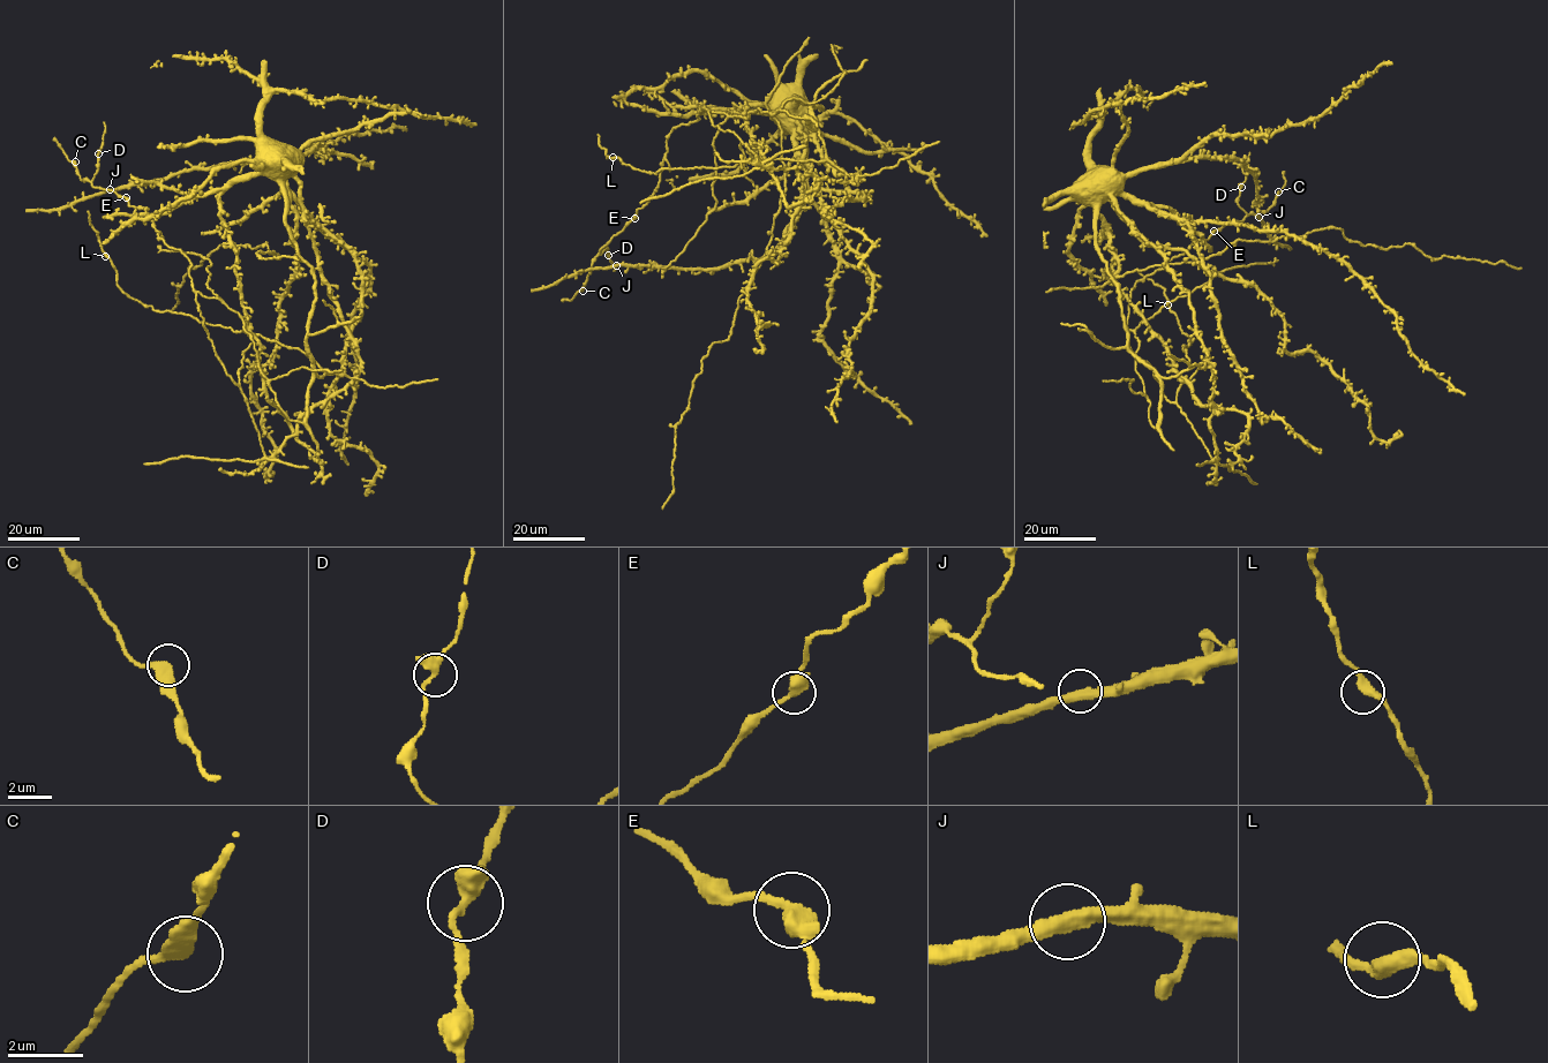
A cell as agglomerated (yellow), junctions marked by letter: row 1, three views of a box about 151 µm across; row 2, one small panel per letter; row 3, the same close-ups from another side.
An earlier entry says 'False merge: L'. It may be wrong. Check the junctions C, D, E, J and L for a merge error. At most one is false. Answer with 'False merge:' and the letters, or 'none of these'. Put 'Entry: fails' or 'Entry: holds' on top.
Entry: fails
False merge: none of these

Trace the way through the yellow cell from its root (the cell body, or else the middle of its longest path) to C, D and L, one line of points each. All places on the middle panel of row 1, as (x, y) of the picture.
C: (782, 113), (796, 97), (823, 107), (814, 128), (758, 108), (703, 110), (674, 127), (658, 186), (583, 291)
D: (782, 113), (796, 97), (823, 107), (814, 128), (758, 108), (703, 110), (674, 127), (658, 186), (608, 256)
L: (782, 113), (796, 97), (821, 106), (810, 115), (825, 160), (654, 173), (613, 157)

